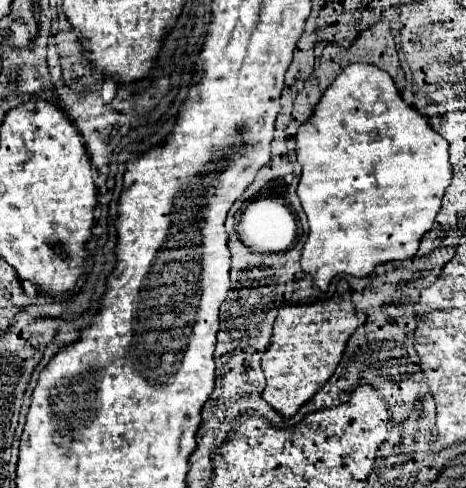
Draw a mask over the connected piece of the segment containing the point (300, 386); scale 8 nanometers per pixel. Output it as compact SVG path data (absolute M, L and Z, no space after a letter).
M345 295L335 303L327 299L311 305L283 305L275 319L269 351L261 367L267 377L263 399L285 419L291 419L335 373L349 337L357 329L357 315L351 297Z

